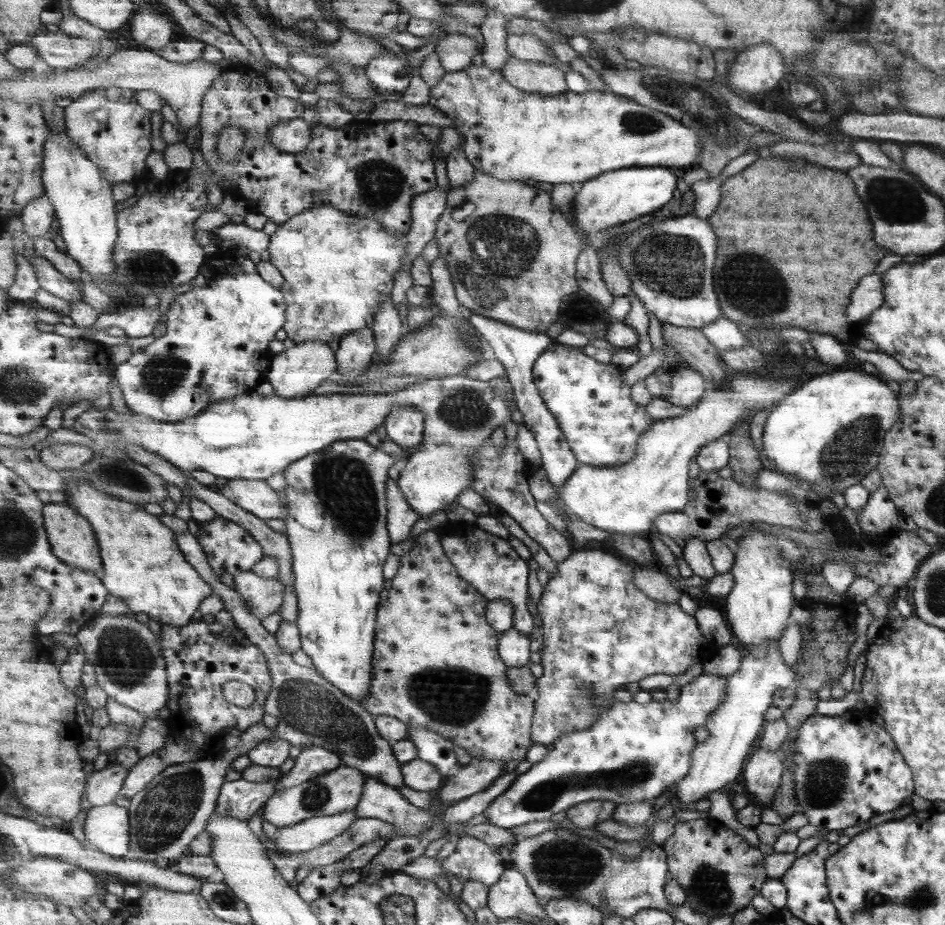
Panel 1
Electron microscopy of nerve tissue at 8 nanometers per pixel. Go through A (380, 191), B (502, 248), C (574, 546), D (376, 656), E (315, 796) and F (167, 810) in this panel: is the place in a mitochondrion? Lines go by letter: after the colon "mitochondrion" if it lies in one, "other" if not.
A: mitochondrion
B: mitochondrion
C: other
D: other
E: mitochondrion
F: mitochondrion

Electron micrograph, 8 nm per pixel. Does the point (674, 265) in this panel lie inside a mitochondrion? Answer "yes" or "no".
yes

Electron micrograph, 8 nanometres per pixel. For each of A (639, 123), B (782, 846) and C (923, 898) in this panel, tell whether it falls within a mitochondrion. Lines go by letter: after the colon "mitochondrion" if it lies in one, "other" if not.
A: mitochondrion
B: other
C: mitochondrion

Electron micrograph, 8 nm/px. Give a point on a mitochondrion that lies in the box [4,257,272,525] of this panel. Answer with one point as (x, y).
(160, 376)

